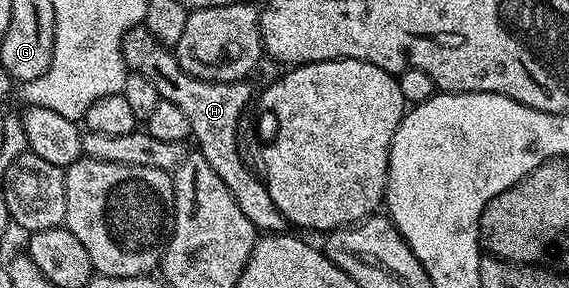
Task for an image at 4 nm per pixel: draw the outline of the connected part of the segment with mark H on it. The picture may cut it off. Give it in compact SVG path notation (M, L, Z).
M144 26L133 27L123 37L123 61L130 72L135 75L147 77L151 85L163 99L179 105L187 121L191 121L191 136L197 139L196 150L219 173L223 185L231 189L231 197L235 197L239 209L243 209L247 221L261 233L281 233L286 230L287 224L283 213L271 201L271 193L265 188L264 182L259 178L258 172L252 171L250 164L239 153L237 148L237 126L242 115L246 114L245 107L254 98L253 91L248 82L239 83L212 83L191 77L179 65L176 54L165 44L160 43L154 35Z

